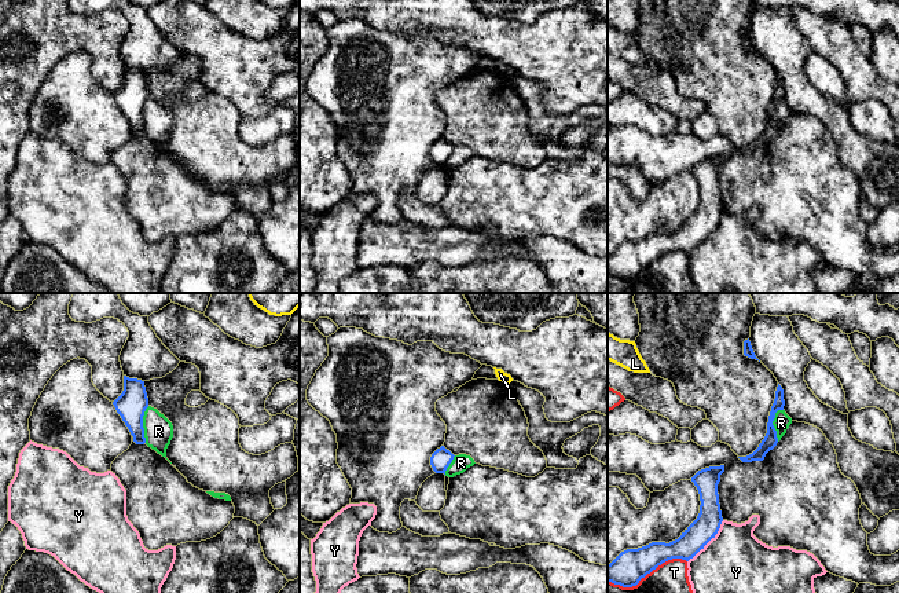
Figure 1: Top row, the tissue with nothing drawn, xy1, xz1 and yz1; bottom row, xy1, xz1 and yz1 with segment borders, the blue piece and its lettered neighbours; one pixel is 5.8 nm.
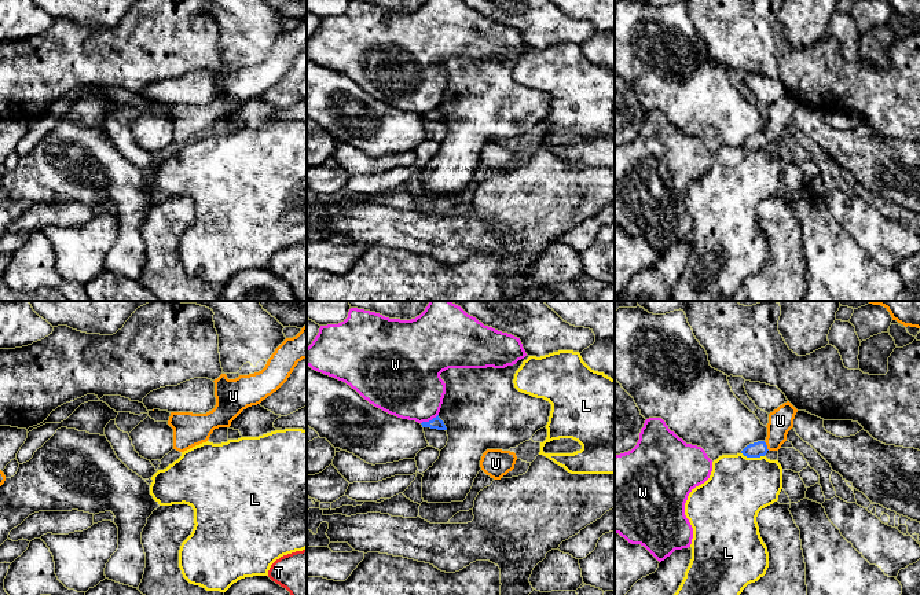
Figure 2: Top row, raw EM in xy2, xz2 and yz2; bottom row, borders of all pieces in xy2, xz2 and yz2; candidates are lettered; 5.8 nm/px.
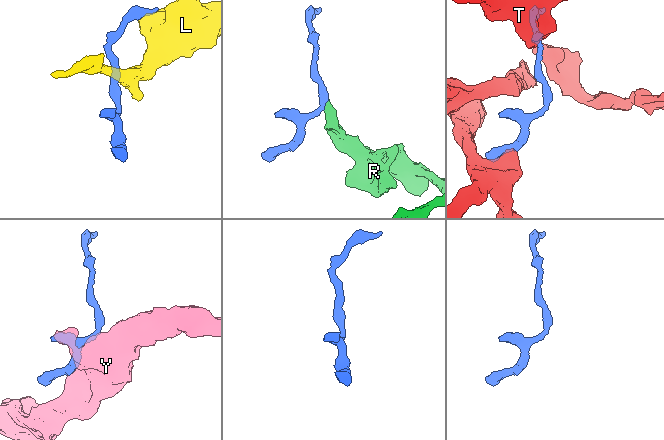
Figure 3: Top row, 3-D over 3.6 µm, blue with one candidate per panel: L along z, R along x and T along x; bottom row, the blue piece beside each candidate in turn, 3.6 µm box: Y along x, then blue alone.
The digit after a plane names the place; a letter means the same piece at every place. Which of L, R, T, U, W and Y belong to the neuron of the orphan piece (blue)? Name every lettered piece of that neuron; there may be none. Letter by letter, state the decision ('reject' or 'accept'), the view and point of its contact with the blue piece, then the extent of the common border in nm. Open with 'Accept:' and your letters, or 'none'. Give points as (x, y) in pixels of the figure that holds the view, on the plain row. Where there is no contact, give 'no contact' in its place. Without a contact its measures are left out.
Accept: U
L: reject | yz2 (752, 149) | 140 nm
R: reject | xy1 (142, 116) | 220 nm
T: reject | yz1 (646, 266) | 480 nm
U: accept | yz2 (766, 138) | 70 nm
W: reject | xz2 (429, 113) | 120 nm
Y: reject | yz1 (708, 233) | 320 nm

